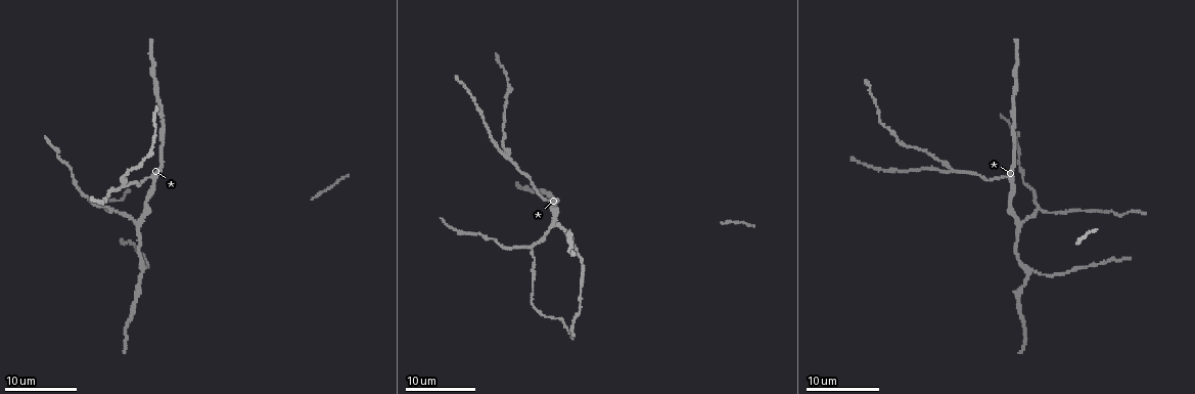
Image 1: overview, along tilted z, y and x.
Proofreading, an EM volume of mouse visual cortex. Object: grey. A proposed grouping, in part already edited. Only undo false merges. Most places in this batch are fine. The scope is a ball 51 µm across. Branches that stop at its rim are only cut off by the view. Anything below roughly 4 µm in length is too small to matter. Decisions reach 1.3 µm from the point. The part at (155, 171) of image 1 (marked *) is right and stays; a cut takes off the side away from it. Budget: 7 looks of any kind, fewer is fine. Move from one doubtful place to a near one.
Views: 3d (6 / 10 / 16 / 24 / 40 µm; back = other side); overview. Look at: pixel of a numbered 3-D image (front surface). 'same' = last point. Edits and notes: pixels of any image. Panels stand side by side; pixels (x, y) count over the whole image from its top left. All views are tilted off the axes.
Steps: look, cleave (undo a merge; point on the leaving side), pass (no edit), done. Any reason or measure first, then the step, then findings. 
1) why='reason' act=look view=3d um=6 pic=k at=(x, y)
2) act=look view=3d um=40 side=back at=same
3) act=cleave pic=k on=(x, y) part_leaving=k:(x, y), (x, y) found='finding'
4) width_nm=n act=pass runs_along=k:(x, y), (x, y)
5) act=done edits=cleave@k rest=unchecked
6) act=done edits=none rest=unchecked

why='three arms meet' act=look view=3d um=6 pic=1 at=(1031, 271)

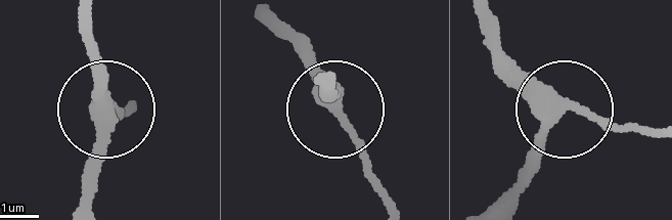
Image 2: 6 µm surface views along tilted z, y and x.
act=look view=3d um=6 side=back pic=2 at=(335, 109)

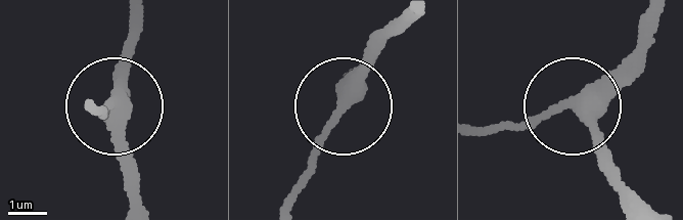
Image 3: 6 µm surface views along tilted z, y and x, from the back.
width_nm=310 act=pass runs_along=3:(654, 12), (643, 42), (576, 102), (598, 159), (634, 189) found='continuous, no second neuron'

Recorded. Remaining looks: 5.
why='three-way junction' act=look view=3d um=6 pic=1 at=(529, 247)

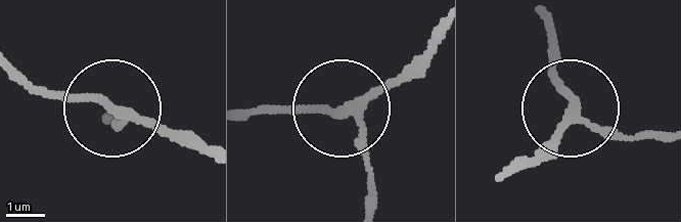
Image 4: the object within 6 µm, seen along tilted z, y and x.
act=look view=3d um=6 side=back pic=4 at=(120, 111)

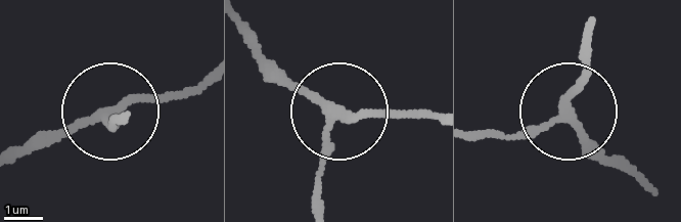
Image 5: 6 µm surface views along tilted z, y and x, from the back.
arms=3 act=pass found='continuous, no second neuron'

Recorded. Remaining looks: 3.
why='small branch off a trunk' act=look view=3d um=16 pic=1 at=(550, 227)

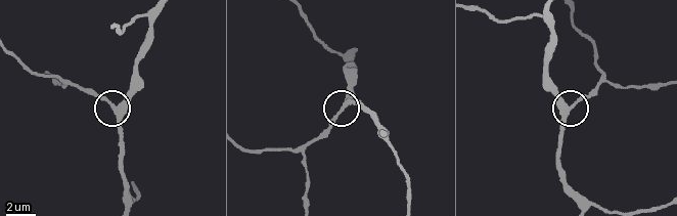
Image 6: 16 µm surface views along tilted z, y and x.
side_arm_um=23 act=pass runs_along=6:(155, 10), (132, 95), (113, 106), (79, 85) found='continuous, no second neuron'

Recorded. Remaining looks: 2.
act=done edits=none rest=unchecked

